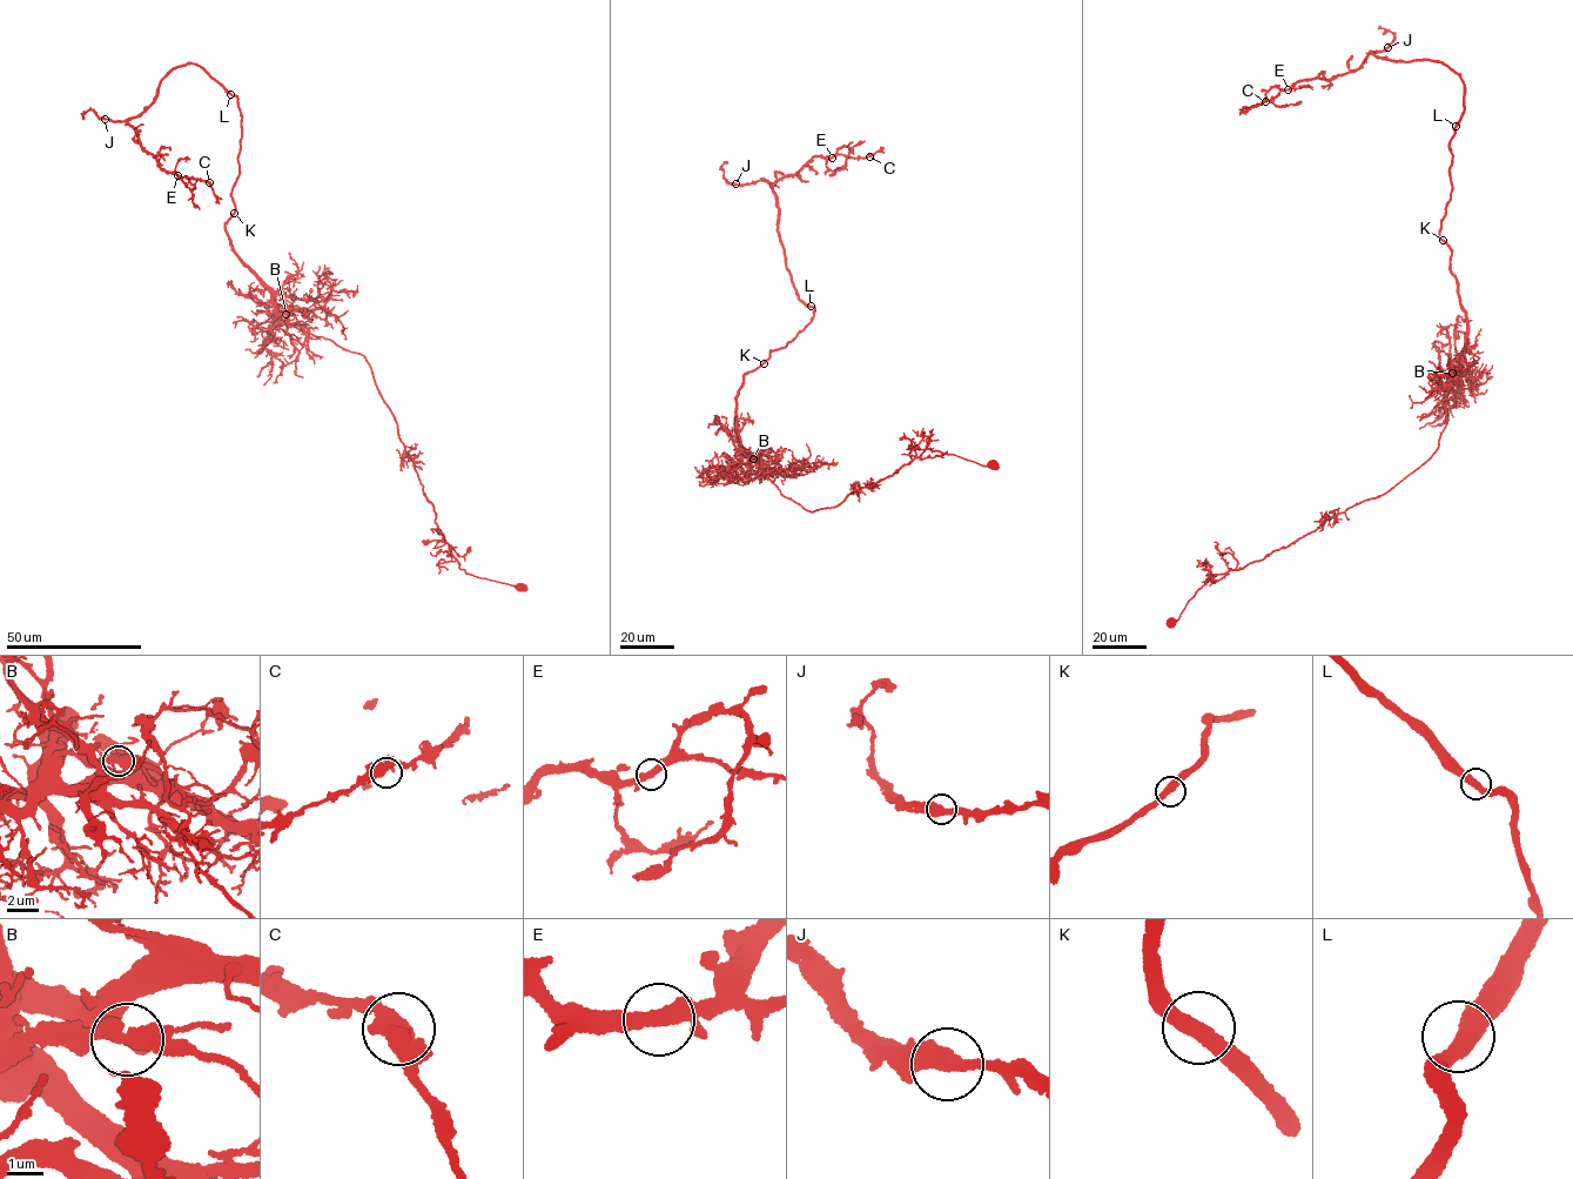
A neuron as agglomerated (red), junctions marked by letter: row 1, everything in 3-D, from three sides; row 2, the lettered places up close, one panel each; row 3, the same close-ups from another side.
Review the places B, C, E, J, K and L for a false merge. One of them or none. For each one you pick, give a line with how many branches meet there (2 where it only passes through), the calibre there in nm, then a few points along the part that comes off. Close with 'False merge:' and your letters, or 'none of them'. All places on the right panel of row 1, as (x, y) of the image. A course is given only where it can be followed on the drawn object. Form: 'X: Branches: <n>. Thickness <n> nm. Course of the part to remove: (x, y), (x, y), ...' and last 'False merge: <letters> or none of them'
B: Branches: 2. Thickness 440 nm. Course of the part to remove: (1451, 373), (1444, 387), (1447, 422), (1431, 456), (1390, 489), (1286, 547), (1210, 575), (1168, 624)
False merge: B

